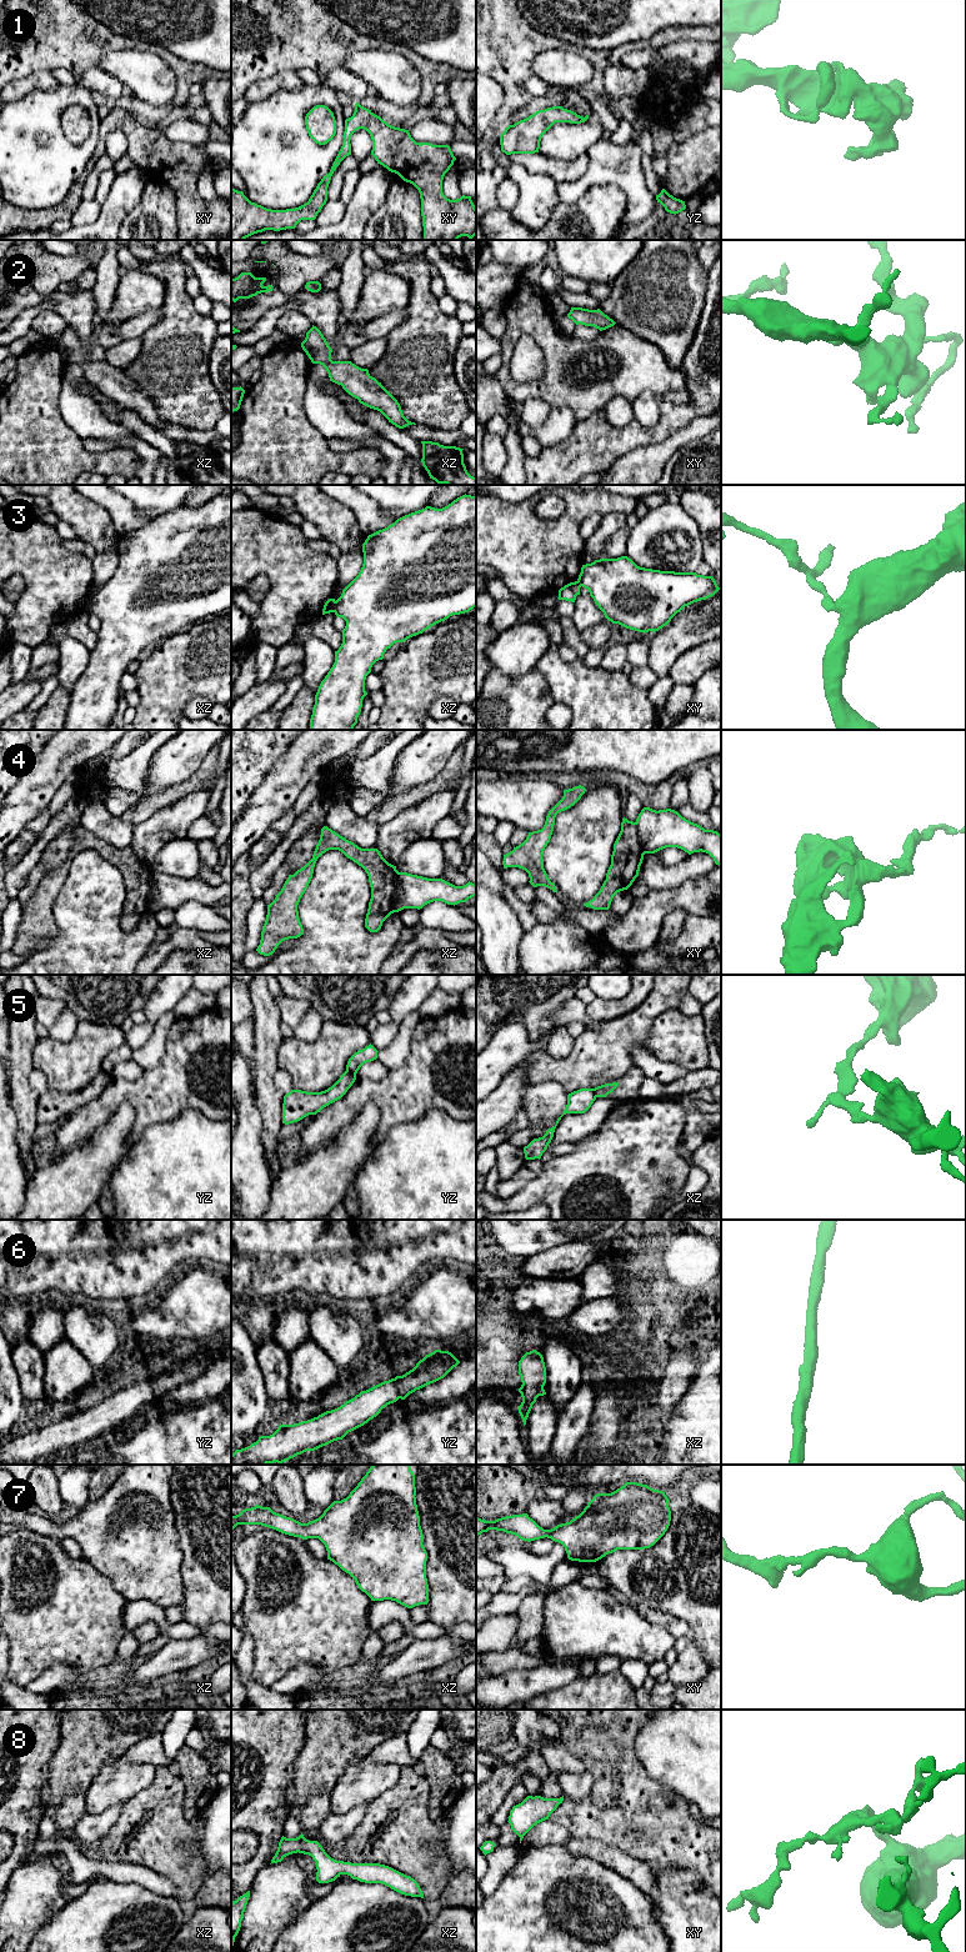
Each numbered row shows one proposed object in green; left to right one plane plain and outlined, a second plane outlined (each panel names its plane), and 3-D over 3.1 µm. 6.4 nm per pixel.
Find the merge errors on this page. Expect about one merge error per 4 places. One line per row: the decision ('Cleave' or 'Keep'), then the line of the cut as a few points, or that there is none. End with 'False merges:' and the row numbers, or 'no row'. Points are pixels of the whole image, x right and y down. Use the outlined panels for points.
1: Keep. No split
2: Keep. No split
3: Cleave. Split along xz (335, 601), (333, 611)
4: Cleave. Split along xz (398, 871), (394, 911)
5: Cleave. Split along yz (346, 1070), (354, 1080)
6: Keep. No split
7: Keep. No split
8: Keep. No split
False merges: 3, 4, 5

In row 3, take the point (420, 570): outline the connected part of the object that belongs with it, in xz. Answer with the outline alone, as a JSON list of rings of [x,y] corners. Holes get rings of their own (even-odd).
[[[462,495],[442,509],[426,506],[397,519],[367,536],[362,544],[364,564],[359,575],[335,601],[334,612],[346,621],[335,662],[315,695],[310,730],[352,730],[361,712],[366,676],[372,665],[396,642],[422,634],[452,615],[476,607],[476,495]]]

